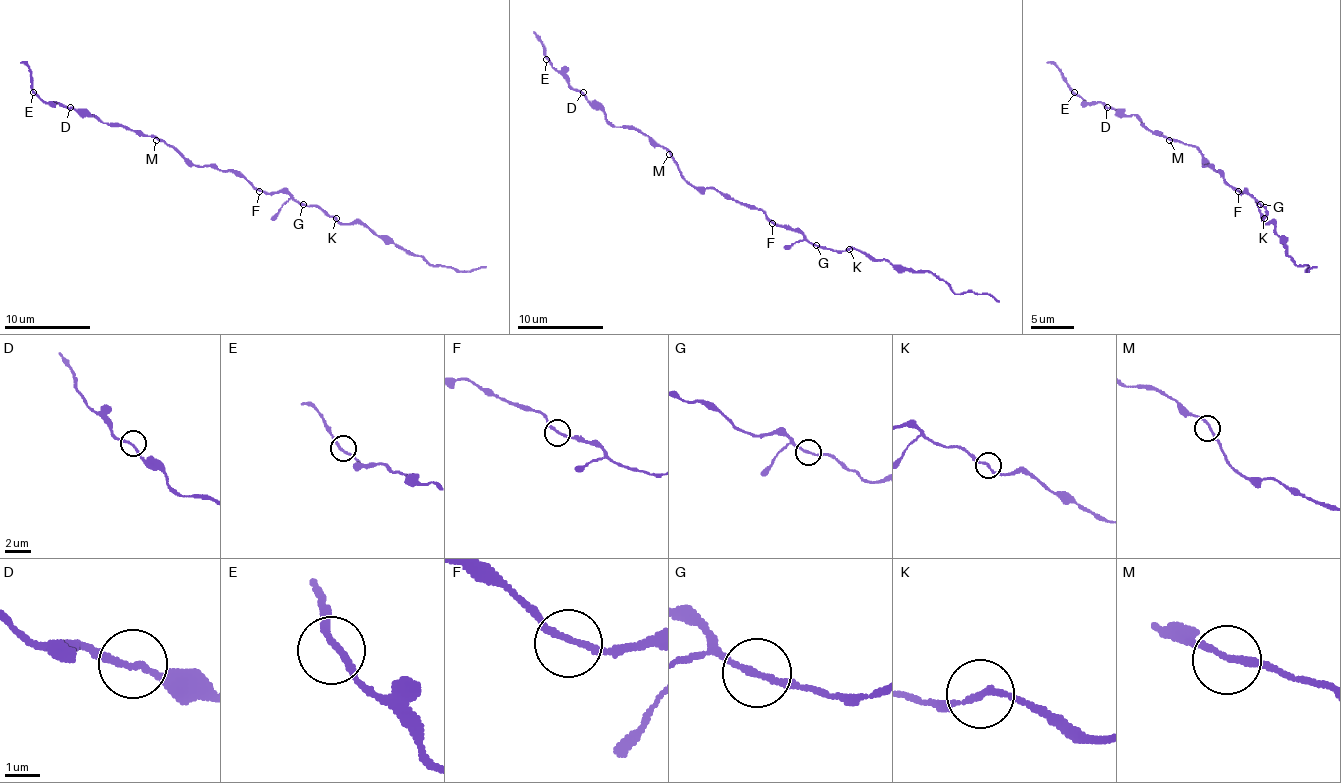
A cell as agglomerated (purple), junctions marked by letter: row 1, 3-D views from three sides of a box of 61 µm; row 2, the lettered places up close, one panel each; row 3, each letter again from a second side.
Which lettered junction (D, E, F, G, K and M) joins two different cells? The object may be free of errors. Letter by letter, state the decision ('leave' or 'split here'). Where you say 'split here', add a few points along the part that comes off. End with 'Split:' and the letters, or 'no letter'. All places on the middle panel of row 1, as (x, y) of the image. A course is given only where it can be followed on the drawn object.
D: leave
E: leave
F: leave
G: leave
K: leave
M: leave
Split: no letter

